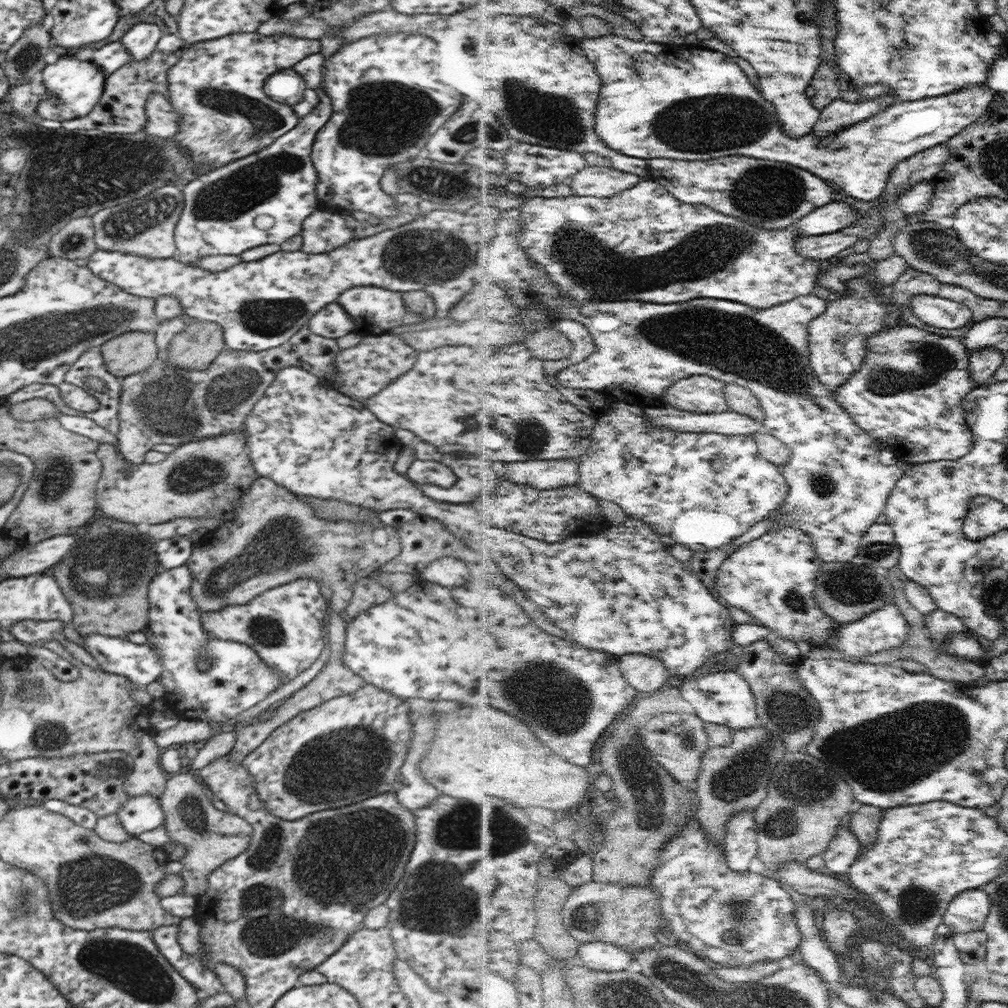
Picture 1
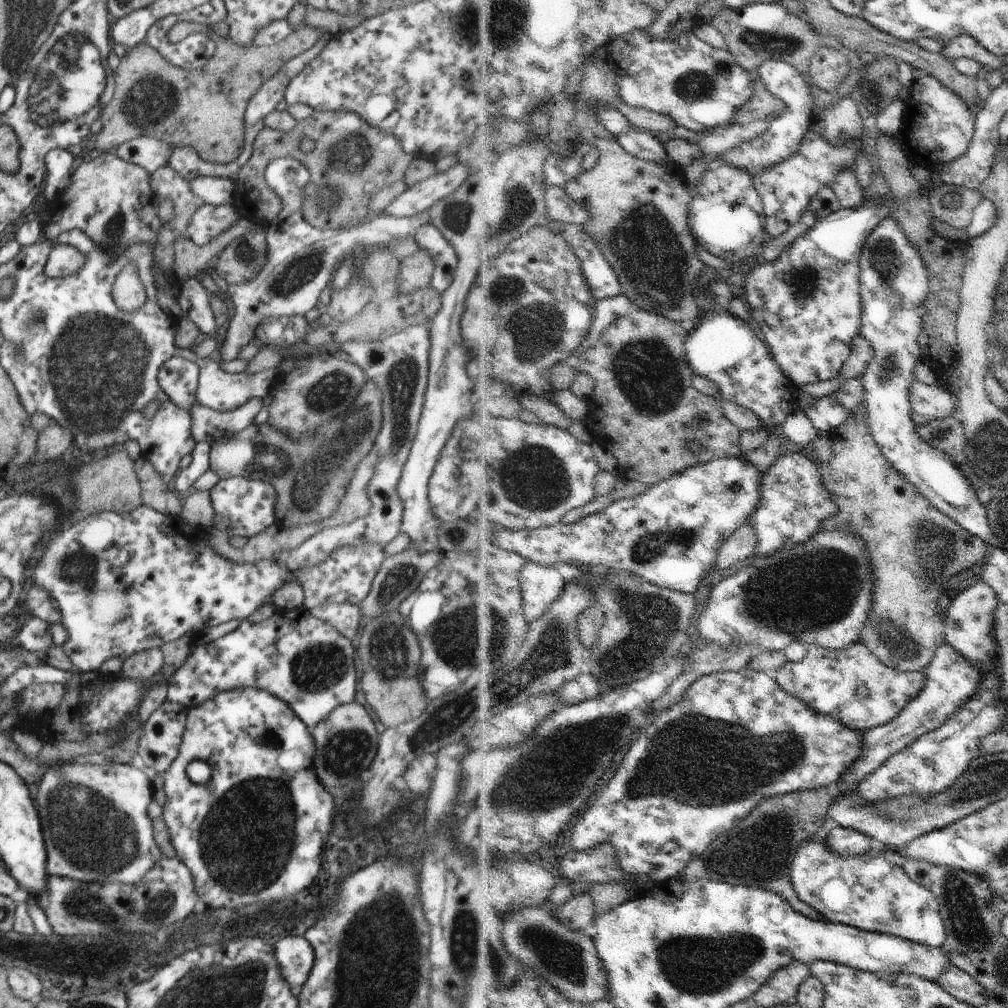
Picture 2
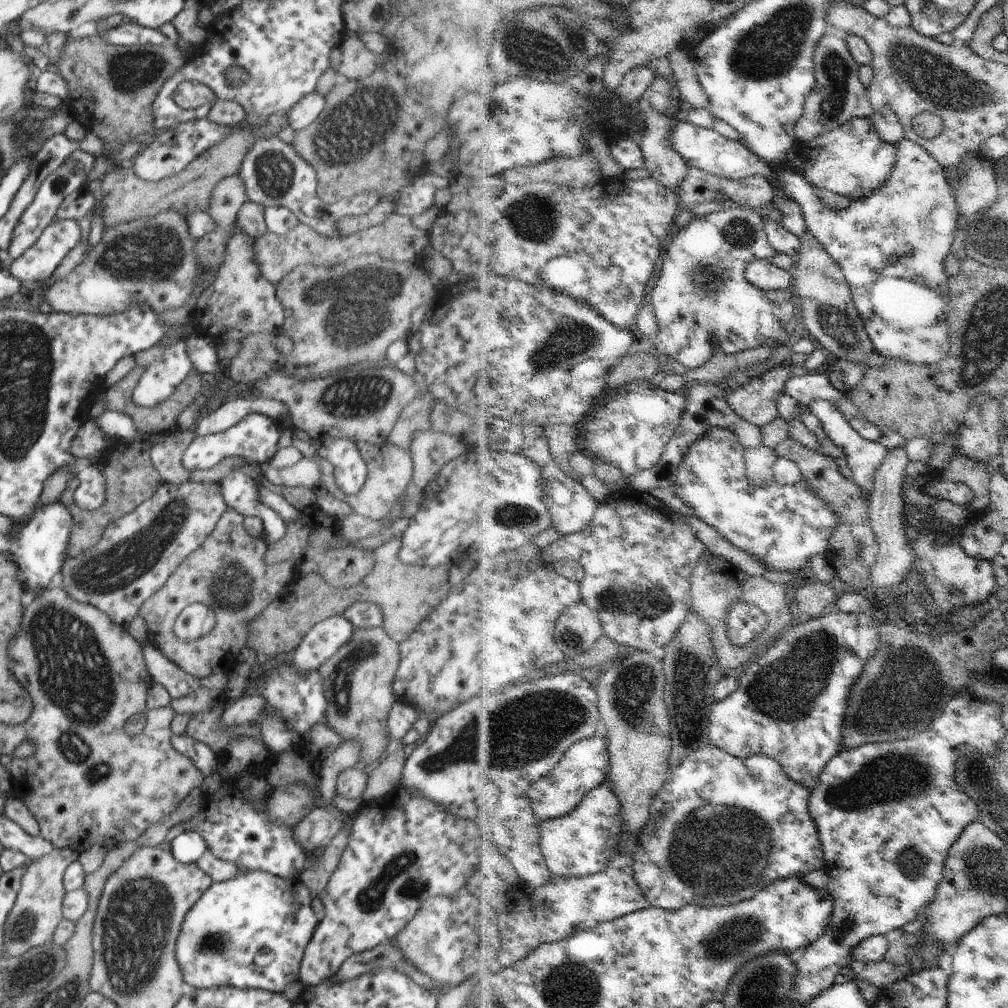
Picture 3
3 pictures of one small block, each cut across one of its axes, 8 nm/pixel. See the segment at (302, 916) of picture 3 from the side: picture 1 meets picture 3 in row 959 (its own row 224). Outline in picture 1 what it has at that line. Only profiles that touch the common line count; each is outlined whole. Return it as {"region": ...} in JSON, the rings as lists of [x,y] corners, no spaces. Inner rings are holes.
{"region":[[[318,86],[315,90],[318,91],[320,103],[313,108],[313,112],[300,118],[298,125],[274,140],[272,145],[229,162],[221,168],[211,170],[181,188],[185,205],[174,231],[176,260],[194,265],[204,256],[226,256],[226,254],[238,256],[258,246],[268,244],[281,246],[286,240],[301,234],[302,222],[318,210],[318,201],[316,201],[318,200],[316,197],[318,172],[311,161],[314,138],[332,117],[331,99],[323,92],[324,86]]]}

